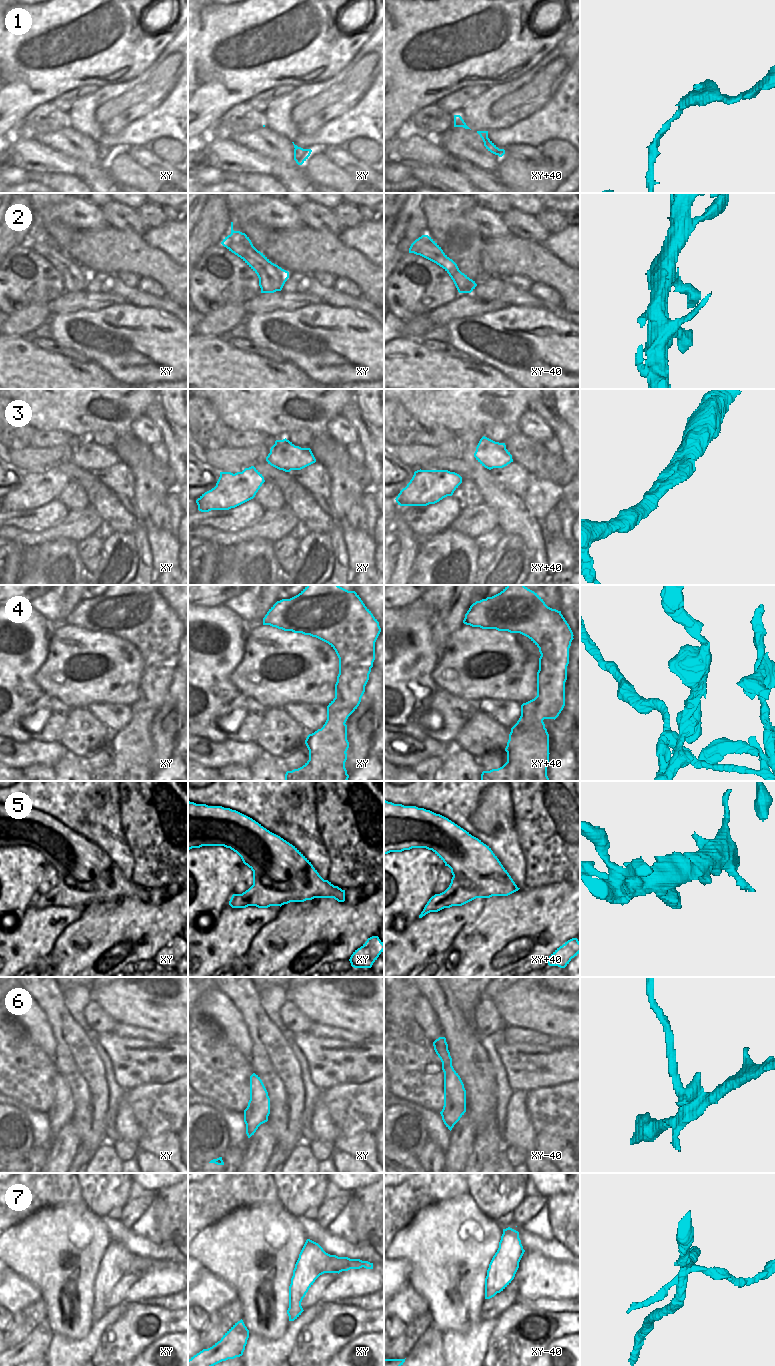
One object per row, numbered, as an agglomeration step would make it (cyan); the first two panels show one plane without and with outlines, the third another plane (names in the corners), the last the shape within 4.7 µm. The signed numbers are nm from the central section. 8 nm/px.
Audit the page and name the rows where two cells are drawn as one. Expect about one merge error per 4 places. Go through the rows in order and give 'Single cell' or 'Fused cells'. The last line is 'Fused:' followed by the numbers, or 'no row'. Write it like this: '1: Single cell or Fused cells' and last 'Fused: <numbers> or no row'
1: Single cell
2: Single cell
3: Single cell
4: Fused cells
5: Single cell
6: Fused cells
7: Fused cells
Fused: 4, 6, 7

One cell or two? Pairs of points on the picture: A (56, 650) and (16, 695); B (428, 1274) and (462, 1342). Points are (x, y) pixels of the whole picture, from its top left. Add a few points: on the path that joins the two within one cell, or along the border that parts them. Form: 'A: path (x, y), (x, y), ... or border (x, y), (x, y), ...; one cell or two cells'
A: border (47, 654), (34, 676), (34, 681), (42, 692); two cells
B: border (479, 1322), (465, 1332), (445, 1331), (443, 1333); two cells

